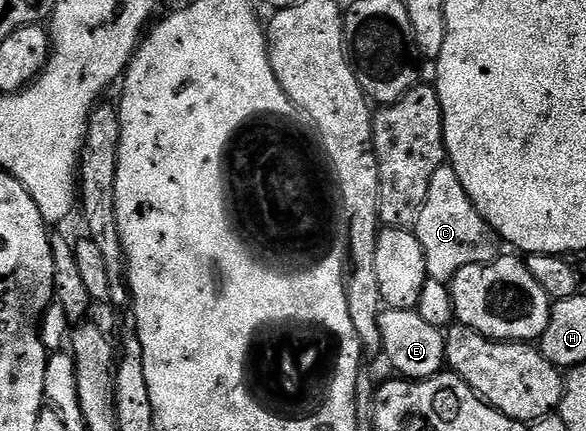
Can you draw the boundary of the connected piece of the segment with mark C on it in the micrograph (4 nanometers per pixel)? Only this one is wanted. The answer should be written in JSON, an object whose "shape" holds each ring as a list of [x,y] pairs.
{"shape":[[[449,165],[432,173],[428,197],[412,230],[420,241],[420,249],[424,249],[427,276],[441,283],[449,284],[460,269],[468,265],[486,265],[500,254],[498,235],[490,228],[488,221],[480,217],[476,205],[472,205],[468,193],[464,193],[460,177],[456,177],[453,167]]]}

